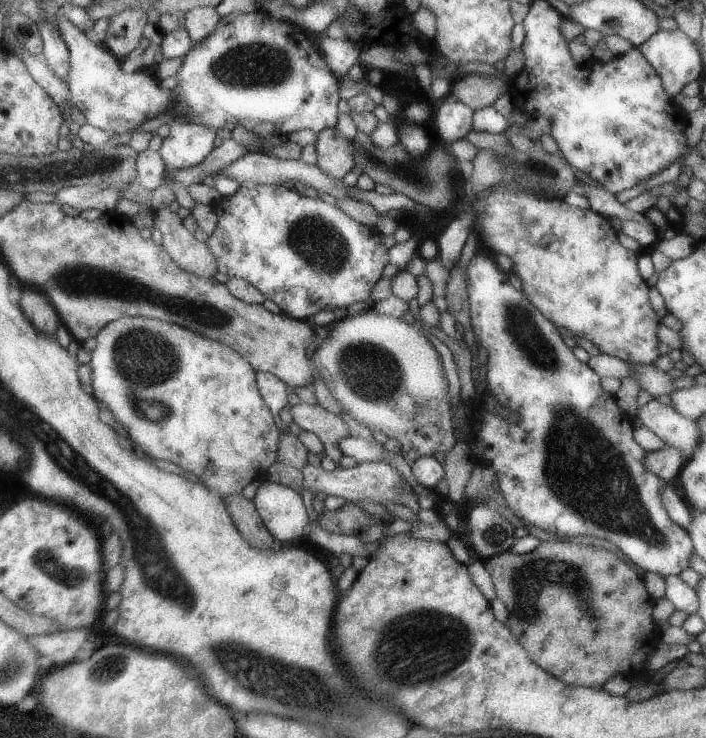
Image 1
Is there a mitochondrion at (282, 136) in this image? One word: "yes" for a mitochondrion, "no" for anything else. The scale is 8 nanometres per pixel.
no

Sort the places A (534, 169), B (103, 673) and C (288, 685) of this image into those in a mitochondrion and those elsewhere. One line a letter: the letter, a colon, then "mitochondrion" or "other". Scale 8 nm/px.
A: mitochondrion
B: mitochondrion
C: mitochondrion

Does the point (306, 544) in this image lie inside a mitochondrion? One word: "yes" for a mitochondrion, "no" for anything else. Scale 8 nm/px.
no

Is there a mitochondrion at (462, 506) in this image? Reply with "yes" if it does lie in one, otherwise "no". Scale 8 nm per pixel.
no

